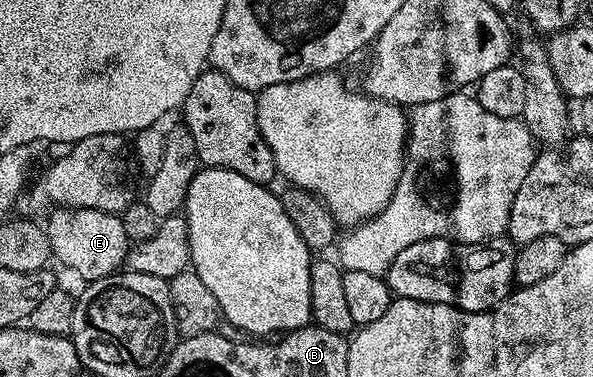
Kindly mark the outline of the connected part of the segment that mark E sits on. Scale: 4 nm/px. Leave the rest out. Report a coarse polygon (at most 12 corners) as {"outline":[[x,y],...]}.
{"outline":[[50,211],[53,259],[84,281],[114,274],[131,240],[120,214]]}

